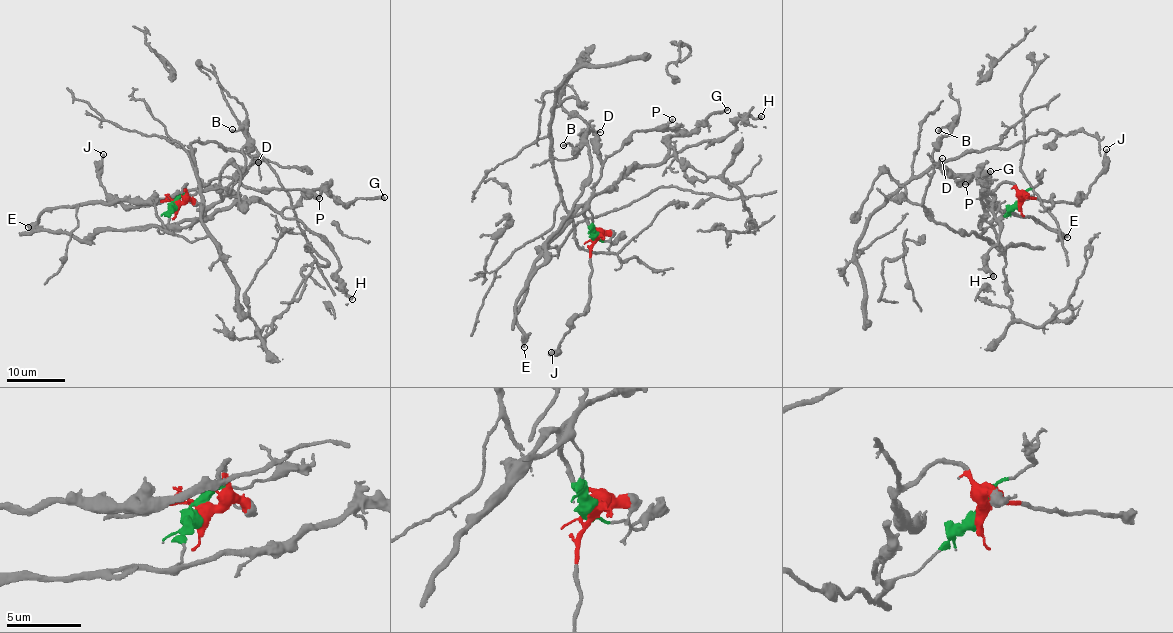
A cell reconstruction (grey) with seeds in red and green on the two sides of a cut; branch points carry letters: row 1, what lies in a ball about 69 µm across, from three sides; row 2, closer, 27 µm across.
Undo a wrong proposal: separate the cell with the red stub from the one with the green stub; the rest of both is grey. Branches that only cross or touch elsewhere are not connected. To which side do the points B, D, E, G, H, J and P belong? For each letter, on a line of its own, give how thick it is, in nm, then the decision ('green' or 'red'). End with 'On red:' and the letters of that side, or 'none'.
B: calibre 140 nm; green
D: calibre 140 nm; red
E: calibre 320 nm; red
G: calibre 280 nm; green
H: calibre 320 nm; green
J: calibre 180 nm; red
P: calibre 220 nm; red
On red: D, E, J, P

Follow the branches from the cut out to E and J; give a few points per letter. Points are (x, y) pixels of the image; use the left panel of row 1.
E: (174, 203), (182, 201), (186, 185), (159, 199), (115, 200), (45, 210), (28, 227)
J: (174, 203), (171, 200), (130, 208), (110, 200), (99, 178), (103, 154)

